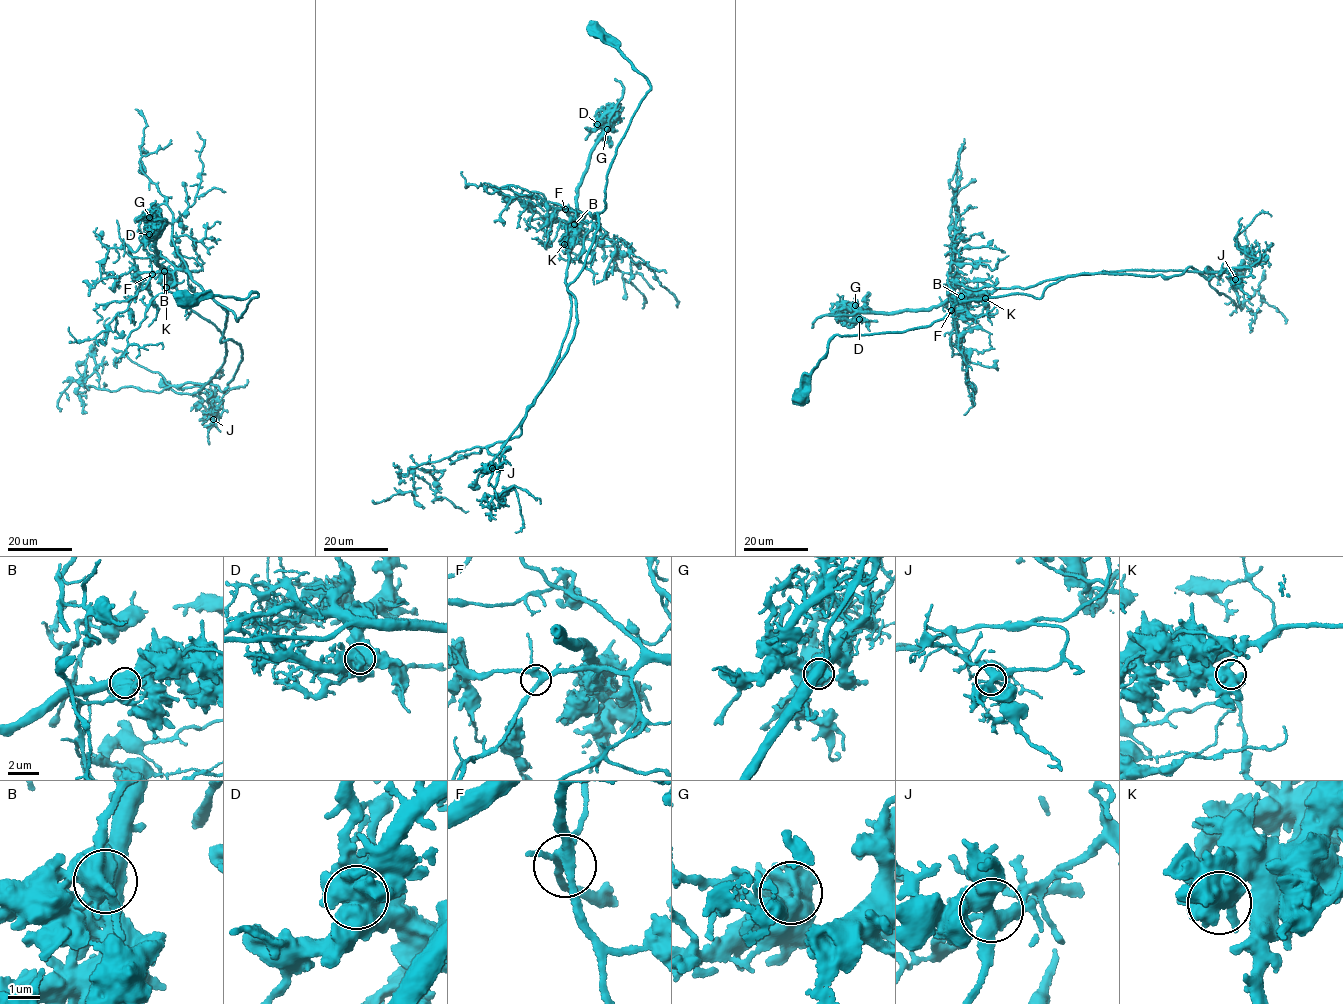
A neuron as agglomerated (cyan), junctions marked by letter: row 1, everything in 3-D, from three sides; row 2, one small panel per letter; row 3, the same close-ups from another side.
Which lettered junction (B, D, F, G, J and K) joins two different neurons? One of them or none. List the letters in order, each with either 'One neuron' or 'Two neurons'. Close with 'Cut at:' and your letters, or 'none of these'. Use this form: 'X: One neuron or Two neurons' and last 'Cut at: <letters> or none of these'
B: Two neurons
D: One neuron
F: One neuron
G: One neuron
J: One neuron
K: One neuron
Cut at: B

